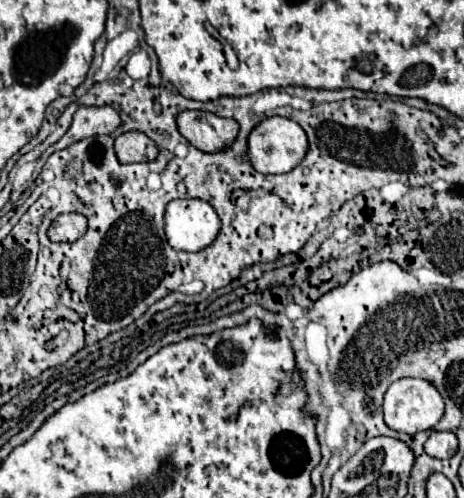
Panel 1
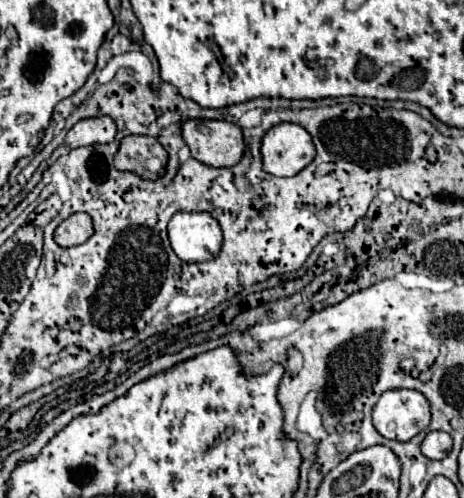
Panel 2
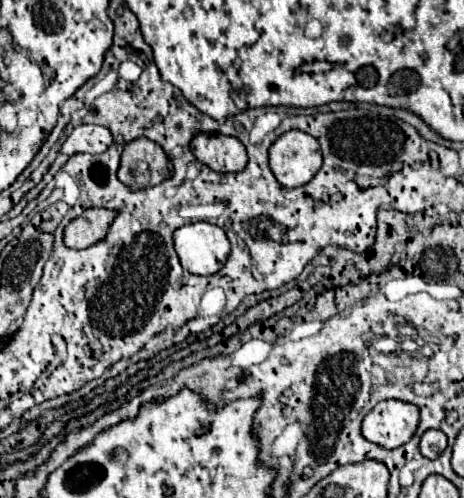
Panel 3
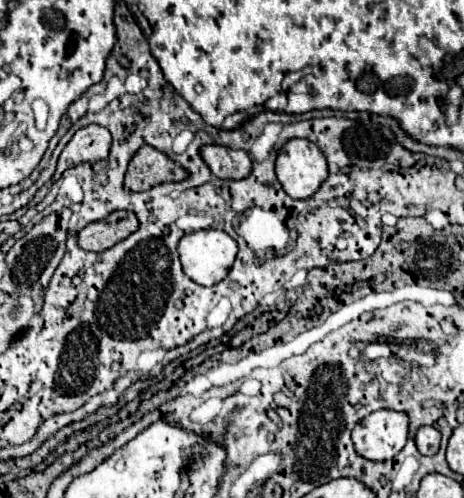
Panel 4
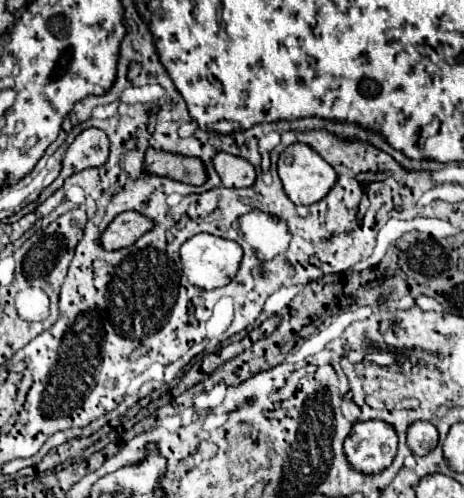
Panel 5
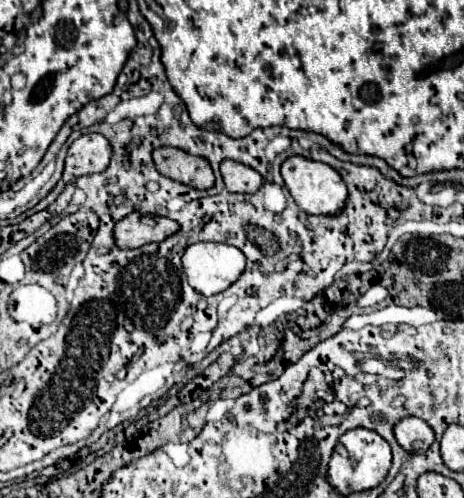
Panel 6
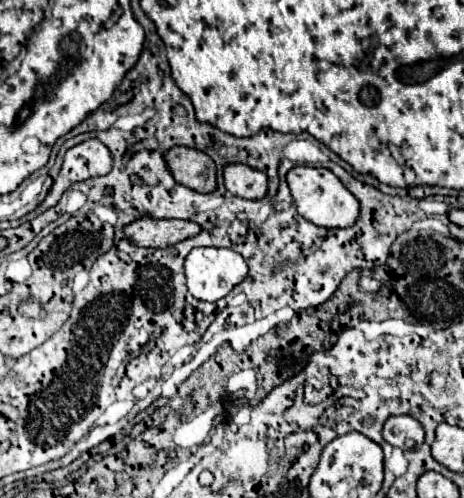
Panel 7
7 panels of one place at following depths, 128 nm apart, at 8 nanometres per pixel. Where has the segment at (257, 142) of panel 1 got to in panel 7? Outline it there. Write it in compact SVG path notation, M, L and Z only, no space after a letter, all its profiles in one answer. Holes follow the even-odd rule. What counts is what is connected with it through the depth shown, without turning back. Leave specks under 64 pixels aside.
M310 166L292 168L288 172L288 186L292 190L292 198L298 214L316 226L348 228L354 226L354 222L360 216L358 198L326 168L310 168Z

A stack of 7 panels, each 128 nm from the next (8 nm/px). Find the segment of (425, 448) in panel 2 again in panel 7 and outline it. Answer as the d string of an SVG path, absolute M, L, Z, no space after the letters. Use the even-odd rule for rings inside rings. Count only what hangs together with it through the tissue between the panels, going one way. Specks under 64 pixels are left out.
M390 416L382 426L384 440L400 450L416 448L424 442L424 430L412 416Z

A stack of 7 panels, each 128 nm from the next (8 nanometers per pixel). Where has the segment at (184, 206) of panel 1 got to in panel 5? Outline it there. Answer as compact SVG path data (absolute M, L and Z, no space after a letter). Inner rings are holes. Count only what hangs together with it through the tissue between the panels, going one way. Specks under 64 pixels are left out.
M196 234L194 238L186 240L180 248L182 256L182 270L192 286L198 286L202 290L214 290L220 286L226 286L238 272L238 266L242 262L242 248L226 238L212 236L212 234Z

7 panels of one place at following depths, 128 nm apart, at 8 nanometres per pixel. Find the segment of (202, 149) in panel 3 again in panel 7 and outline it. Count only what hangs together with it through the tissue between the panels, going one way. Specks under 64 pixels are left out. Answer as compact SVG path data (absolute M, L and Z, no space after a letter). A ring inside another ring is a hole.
M230 164L224 168L224 186L238 198L260 200L268 192L268 176L246 164Z

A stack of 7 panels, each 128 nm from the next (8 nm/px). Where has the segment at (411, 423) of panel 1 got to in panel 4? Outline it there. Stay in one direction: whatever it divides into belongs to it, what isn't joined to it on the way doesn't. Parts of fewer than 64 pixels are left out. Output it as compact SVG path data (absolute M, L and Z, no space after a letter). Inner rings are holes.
M378 410L368 414L352 430L356 452L372 462L384 462L396 456L408 436L408 416L404 412Z

